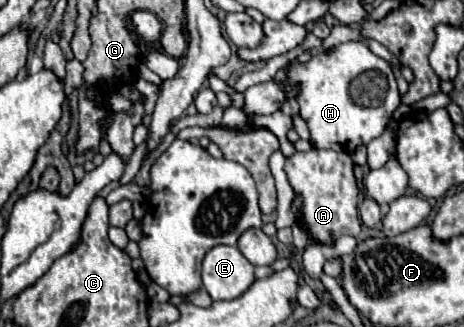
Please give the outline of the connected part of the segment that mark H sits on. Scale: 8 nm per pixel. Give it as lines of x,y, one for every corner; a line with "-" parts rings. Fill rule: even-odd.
346,42
330,48
330,52
322,52
312,56
308,62
302,64
292,64
286,74
288,82
298,88
296,102
300,104
300,116
308,124
310,130
310,144
314,148
332,148
340,152
352,154
356,146
368,144
370,140
378,138
386,124
392,118
392,112
400,106
400,94
398,86
392,74
392,68
386,60
380,56
372,54
362,42
-
368,70
378,70
386,76
388,80
388,92
386,98
382,100
380,106
368,108
360,106
350,98
350,82

